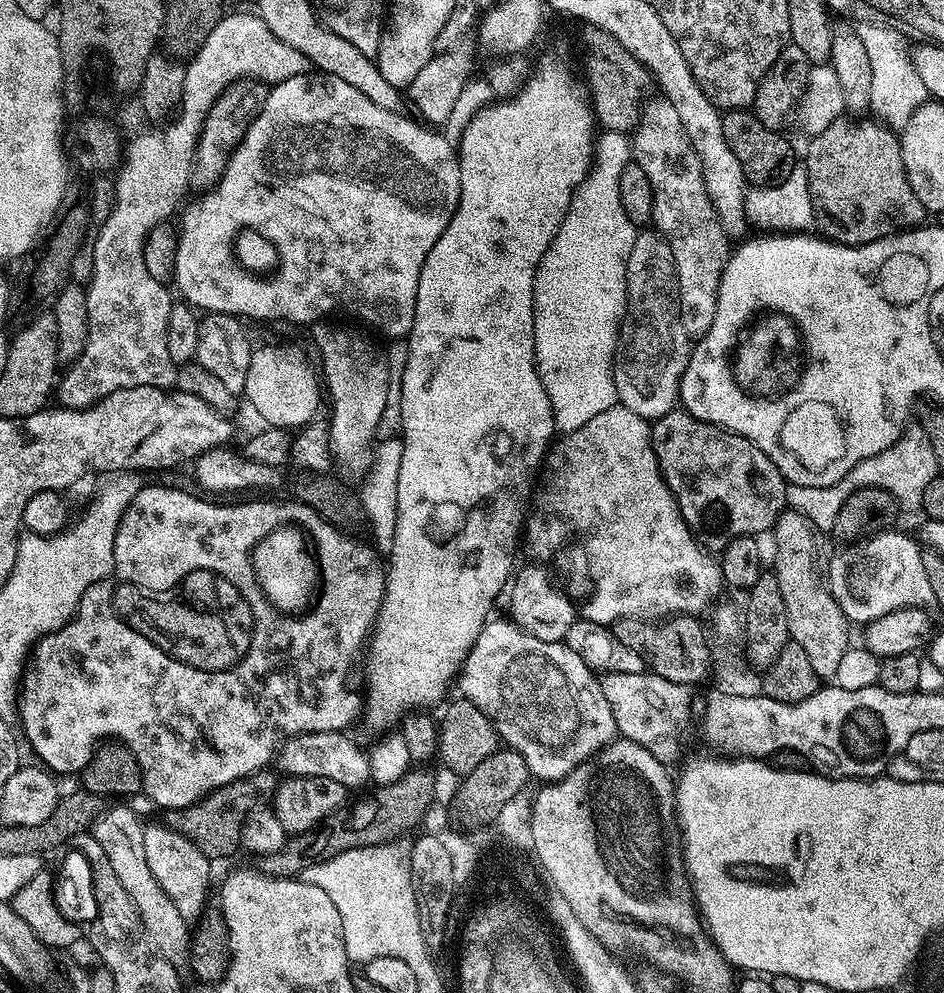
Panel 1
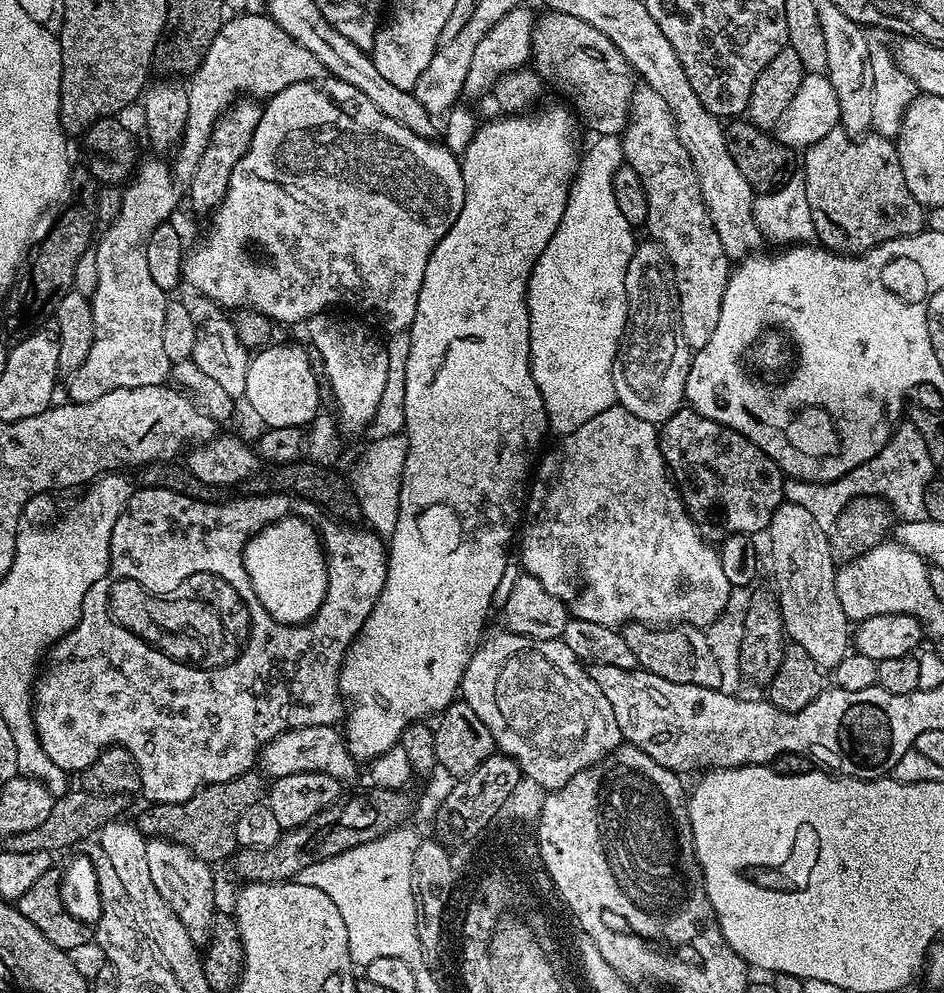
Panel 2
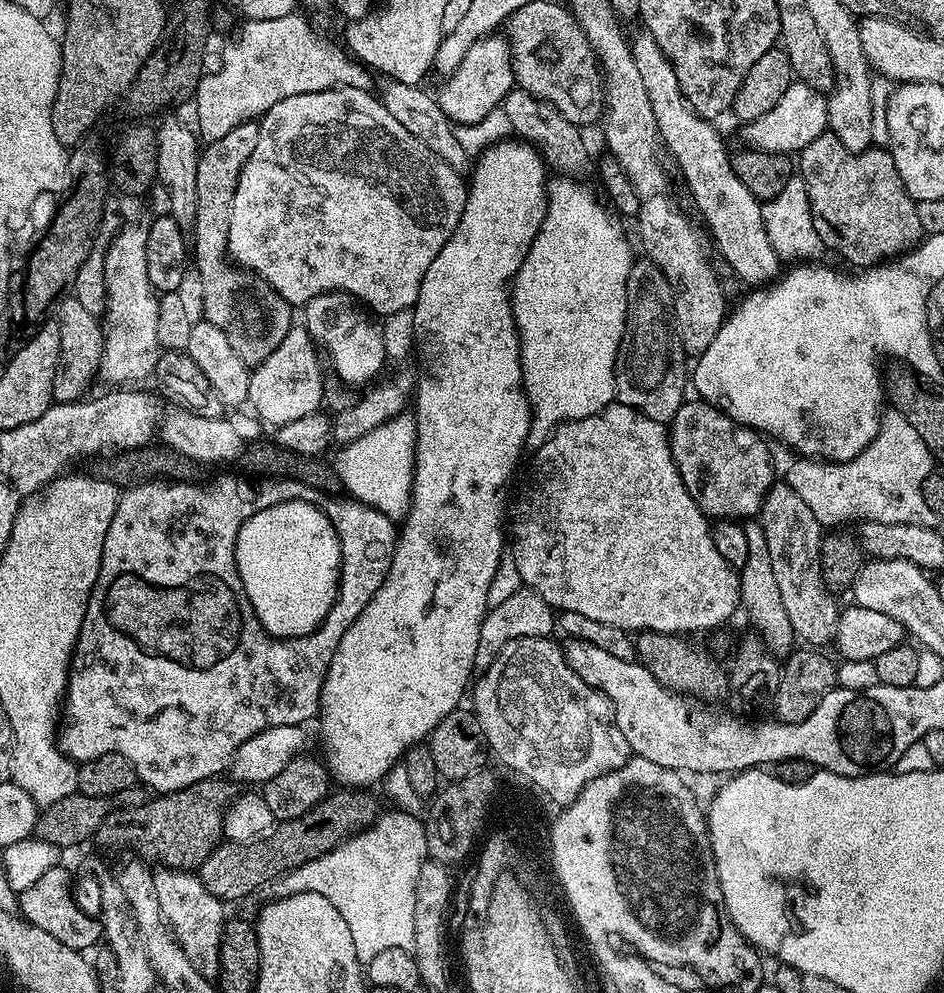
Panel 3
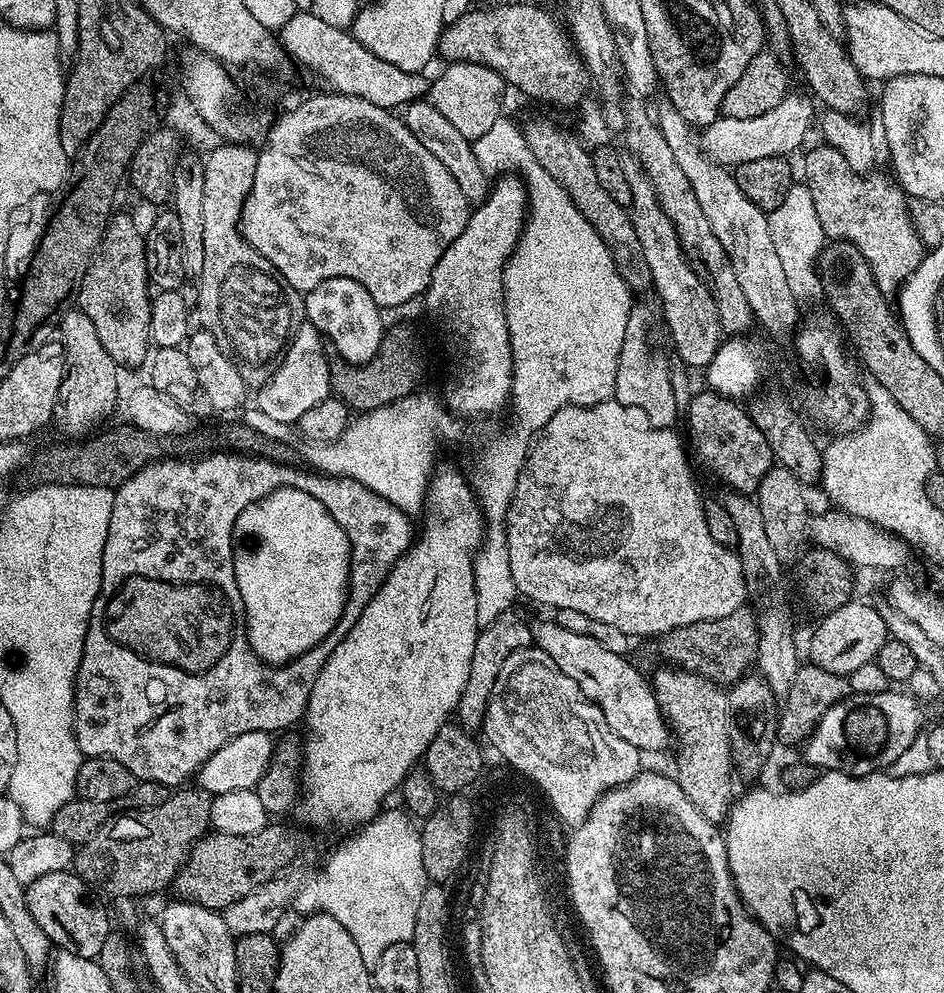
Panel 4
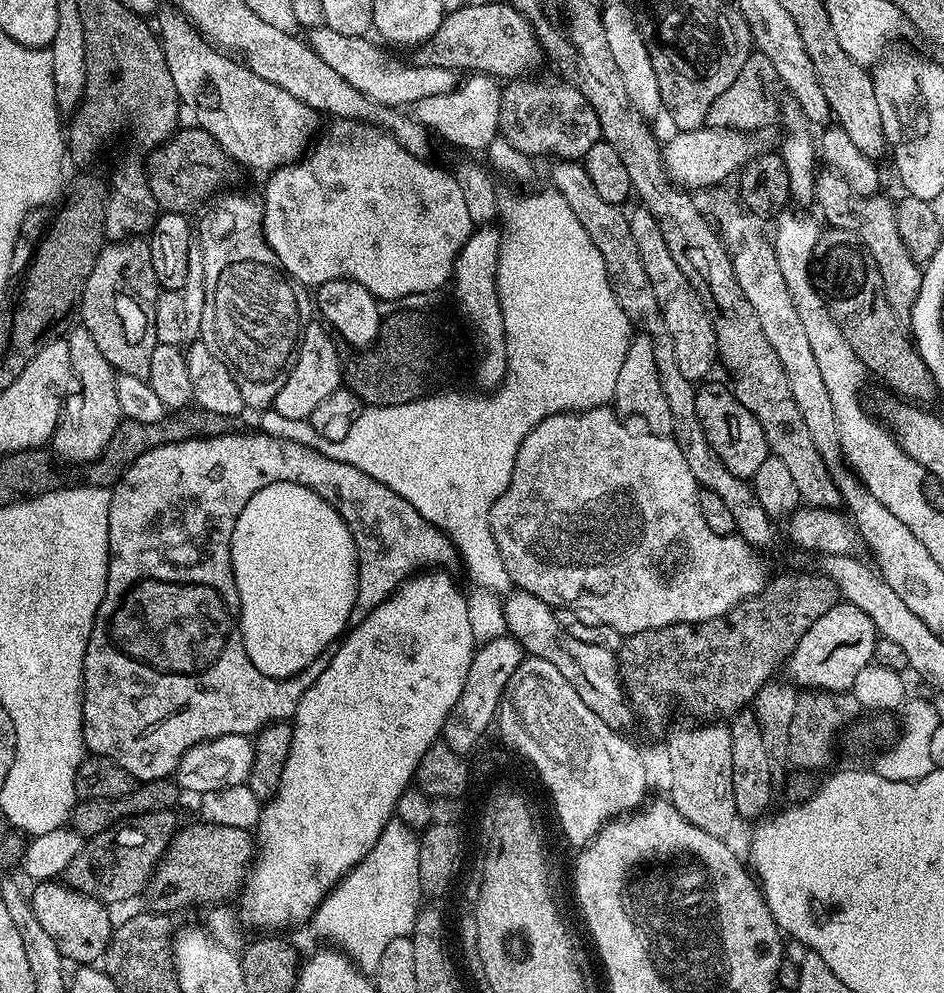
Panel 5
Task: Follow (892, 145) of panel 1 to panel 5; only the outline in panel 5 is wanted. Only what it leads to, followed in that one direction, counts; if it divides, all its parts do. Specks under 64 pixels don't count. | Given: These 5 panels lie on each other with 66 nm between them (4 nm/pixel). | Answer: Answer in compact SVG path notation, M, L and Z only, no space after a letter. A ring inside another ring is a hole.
M820 170L816 173L814 204L820 207L819 215L821 217L824 215L831 227L858 234L858 238L864 243L866 250L870 250L882 274L886 302L890 302L897 317L911 317L912 307L918 298L918 290L922 286L924 273L918 261L906 250L906 242L902 242L902 234L898 234L895 203L891 199L888 201L884 194L859 196L837 172Z

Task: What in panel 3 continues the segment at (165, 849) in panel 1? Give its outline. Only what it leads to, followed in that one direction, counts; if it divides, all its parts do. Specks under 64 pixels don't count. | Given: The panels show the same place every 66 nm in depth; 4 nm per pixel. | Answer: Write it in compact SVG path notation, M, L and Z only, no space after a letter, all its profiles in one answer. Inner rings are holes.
M157 867L152 873L154 891L158 893L158 906L162 906L162 914L168 927L176 935L186 958L194 962L194 966L203 976L215 977L220 971L220 943L224 937L225 901L219 900L210 890L206 890L204 881L192 870Z

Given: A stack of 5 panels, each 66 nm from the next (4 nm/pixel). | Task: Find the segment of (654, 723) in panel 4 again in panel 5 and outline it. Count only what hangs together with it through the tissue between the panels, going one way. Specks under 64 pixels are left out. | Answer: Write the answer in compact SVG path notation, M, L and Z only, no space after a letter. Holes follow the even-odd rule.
M512 590L504 600L504 616L508 620L508 632L517 640L528 656L537 656L551 662L562 673L562 678L578 690L578 698L606 722L606 726L617 730L628 730L634 721L634 709L628 702L624 686L620 682L618 656L611 648L594 646L574 638L558 622L553 605L534 598L534 594Z

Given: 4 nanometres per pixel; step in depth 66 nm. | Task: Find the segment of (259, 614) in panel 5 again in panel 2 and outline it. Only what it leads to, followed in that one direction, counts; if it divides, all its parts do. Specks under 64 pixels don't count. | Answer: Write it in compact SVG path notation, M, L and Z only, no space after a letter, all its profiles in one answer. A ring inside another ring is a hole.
M295 514L281 516L253 534L244 548L244 565L258 602L281 624L303 624L322 606L328 585L324 545L315 527Z

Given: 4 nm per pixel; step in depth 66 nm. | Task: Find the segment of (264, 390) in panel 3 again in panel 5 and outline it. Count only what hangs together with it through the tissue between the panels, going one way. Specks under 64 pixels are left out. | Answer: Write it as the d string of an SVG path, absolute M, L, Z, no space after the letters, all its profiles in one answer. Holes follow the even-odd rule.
M305 323L302 328L300 347L296 349L296 360L292 363L290 374L286 378L286 386L278 390L275 407L282 418L306 420L318 407L322 398L330 398L334 390L342 384L342 356L336 353L337 341L333 333L323 323Z

